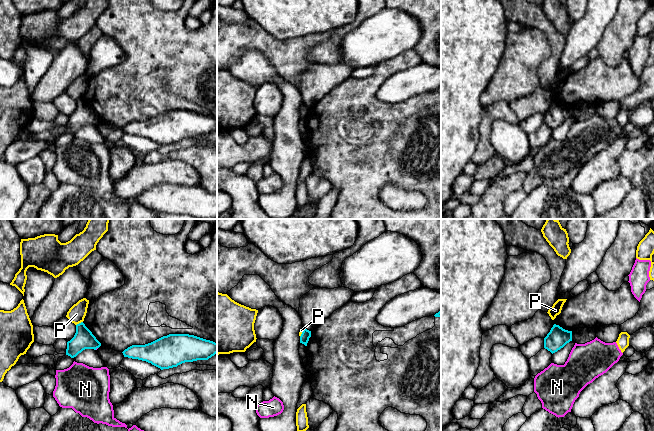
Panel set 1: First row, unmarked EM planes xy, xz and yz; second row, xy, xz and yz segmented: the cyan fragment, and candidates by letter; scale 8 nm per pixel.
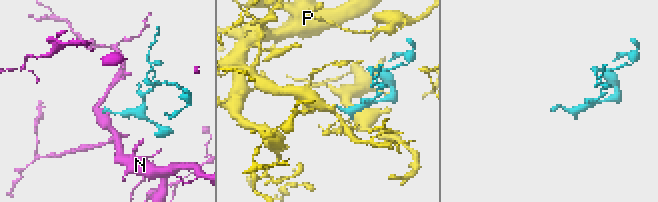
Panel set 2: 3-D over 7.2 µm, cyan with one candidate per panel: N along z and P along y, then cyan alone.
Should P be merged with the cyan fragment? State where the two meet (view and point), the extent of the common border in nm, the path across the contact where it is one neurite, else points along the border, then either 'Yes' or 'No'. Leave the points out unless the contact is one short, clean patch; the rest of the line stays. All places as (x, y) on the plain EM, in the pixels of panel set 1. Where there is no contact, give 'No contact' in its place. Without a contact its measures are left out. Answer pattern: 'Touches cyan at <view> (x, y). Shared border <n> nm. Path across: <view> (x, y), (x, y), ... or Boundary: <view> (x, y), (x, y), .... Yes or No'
Touches cyan at xy (79, 99). Shared border 70 nm. Boundary: xy (82, 97), (76, 101). No

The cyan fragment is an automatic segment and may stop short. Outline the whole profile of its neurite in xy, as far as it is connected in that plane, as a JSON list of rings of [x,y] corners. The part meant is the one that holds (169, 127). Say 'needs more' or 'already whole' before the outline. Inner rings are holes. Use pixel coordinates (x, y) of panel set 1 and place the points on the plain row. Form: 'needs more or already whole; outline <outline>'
already whole; outline [[[169,110],[145,121],[132,121],[122,129],[163,146],[185,138],[208,136],[217,129],[217,119],[189,110]]]

